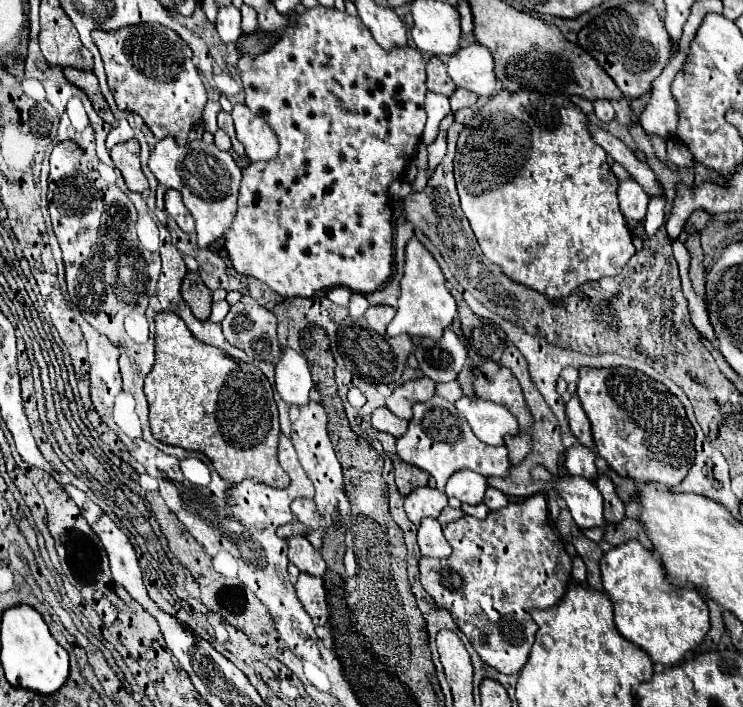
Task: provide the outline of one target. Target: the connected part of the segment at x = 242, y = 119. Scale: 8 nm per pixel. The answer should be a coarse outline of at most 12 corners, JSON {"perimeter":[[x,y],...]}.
{"perimeter":[[246,104],[232,110],[238,140],[252,162],[272,160],[276,132]]}

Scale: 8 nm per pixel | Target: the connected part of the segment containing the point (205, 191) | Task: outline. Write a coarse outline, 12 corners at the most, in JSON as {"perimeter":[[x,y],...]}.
{"perimeter":[[164,138],[148,168],[176,188],[200,248],[236,216],[242,170],[204,140]]}

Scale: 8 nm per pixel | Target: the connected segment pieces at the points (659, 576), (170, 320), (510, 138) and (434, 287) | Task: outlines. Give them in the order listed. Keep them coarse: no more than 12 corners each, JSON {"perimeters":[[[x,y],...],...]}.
{"perimeters":[[[636,540],[600,558],[618,632],[674,666],[710,630]],[[156,314],[154,438],[286,488],[268,378]],[[500,90],[454,178],[484,256],[564,298],[634,254],[566,96]],[[406,246],[390,336],[440,340],[456,316],[438,262]]]}

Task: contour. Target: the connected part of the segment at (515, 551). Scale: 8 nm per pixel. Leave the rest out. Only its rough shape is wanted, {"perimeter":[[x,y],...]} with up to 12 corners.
{"perimeter":[[544,496],[442,532],[422,588],[518,674],[572,558]]}

